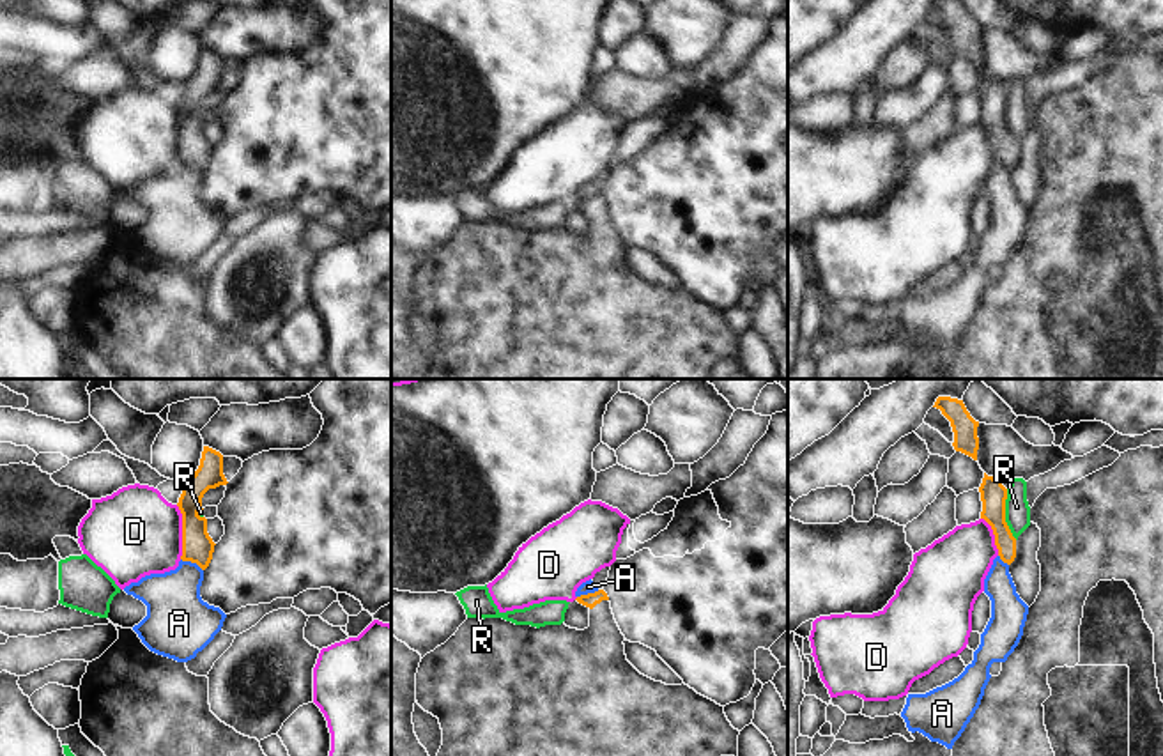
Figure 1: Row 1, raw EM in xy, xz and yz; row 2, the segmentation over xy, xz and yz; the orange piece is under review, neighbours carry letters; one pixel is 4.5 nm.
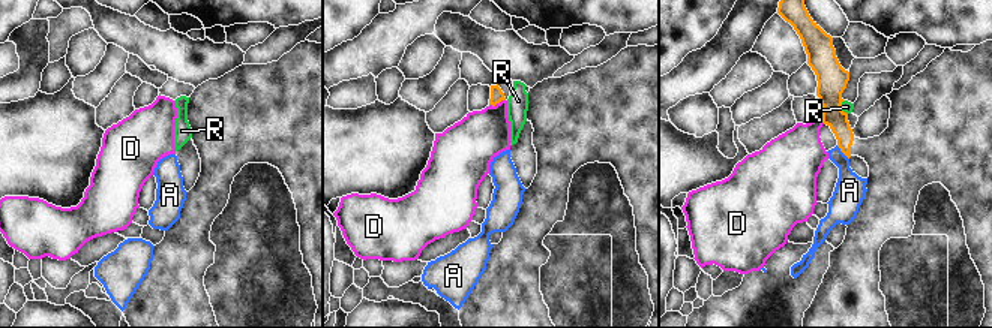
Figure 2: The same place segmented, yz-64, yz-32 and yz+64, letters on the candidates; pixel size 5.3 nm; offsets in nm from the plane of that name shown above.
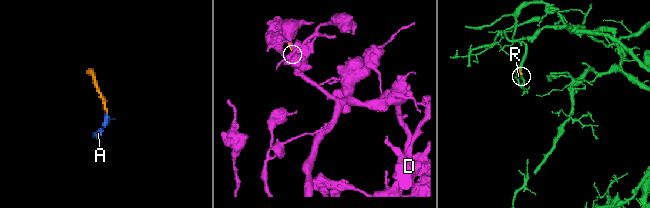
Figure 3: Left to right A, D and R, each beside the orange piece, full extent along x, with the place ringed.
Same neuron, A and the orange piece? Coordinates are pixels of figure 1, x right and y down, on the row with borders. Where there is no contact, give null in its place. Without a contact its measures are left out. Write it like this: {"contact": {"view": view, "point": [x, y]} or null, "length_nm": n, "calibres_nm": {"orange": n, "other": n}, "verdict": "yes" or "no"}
{"contact": {"view": "xy", "point": [192, 562]}, "length_nm": 120, "calibres_nm": {"orange": 140, "other": 280}, "verdict": "no"}

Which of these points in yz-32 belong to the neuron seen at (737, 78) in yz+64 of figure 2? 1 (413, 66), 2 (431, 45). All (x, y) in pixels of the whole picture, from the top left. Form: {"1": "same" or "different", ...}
{"1": "same", "2": "same"}

